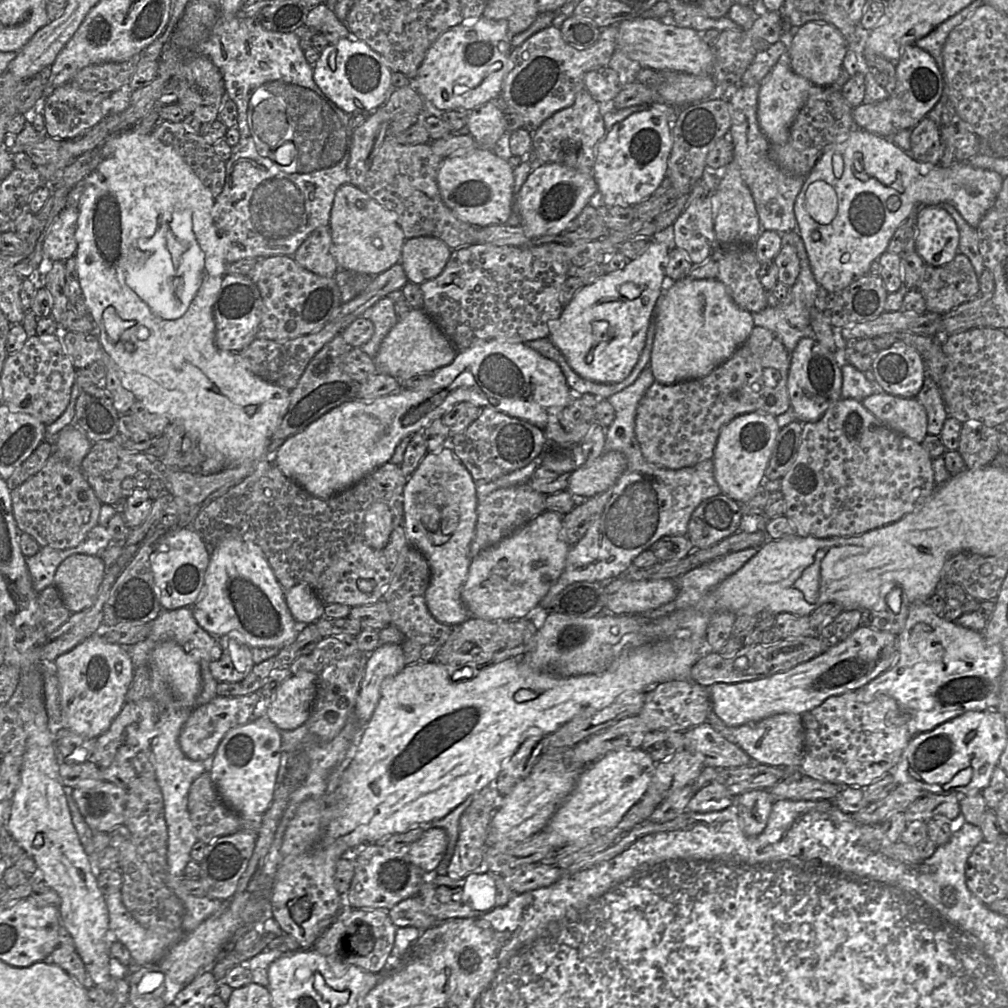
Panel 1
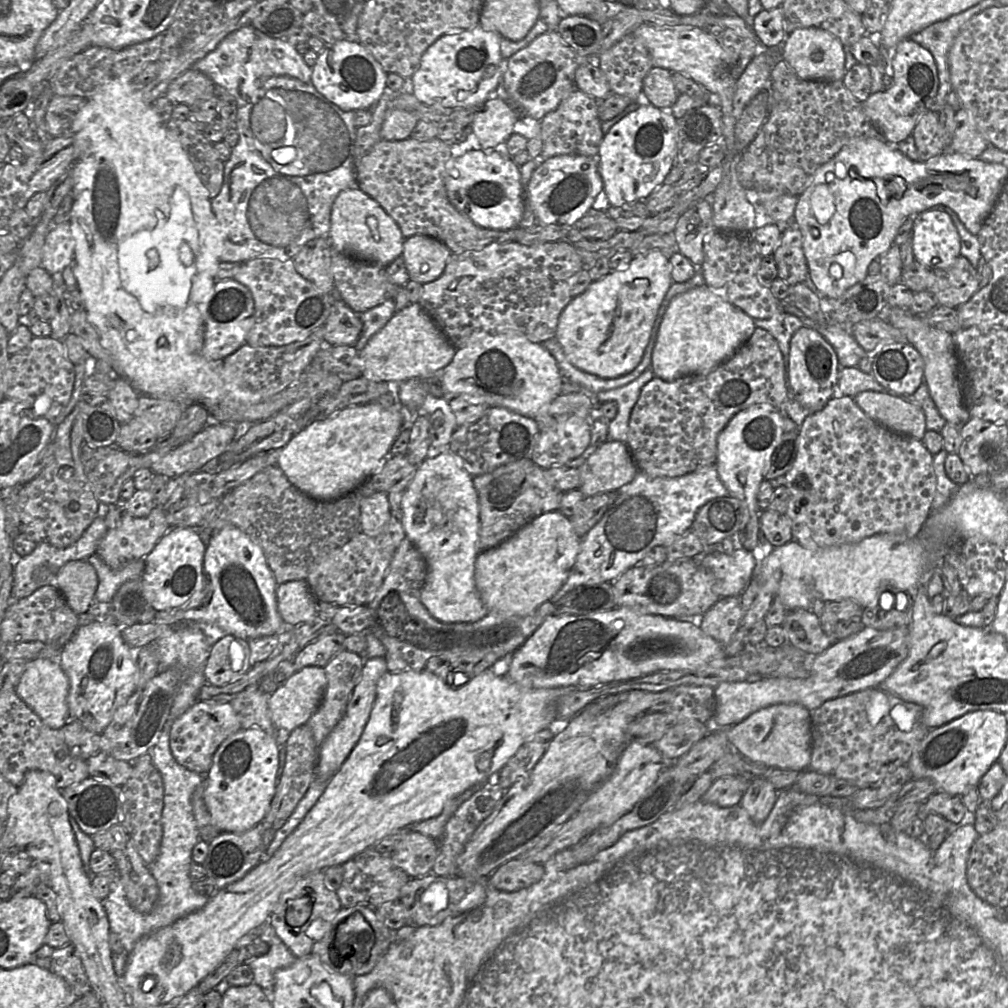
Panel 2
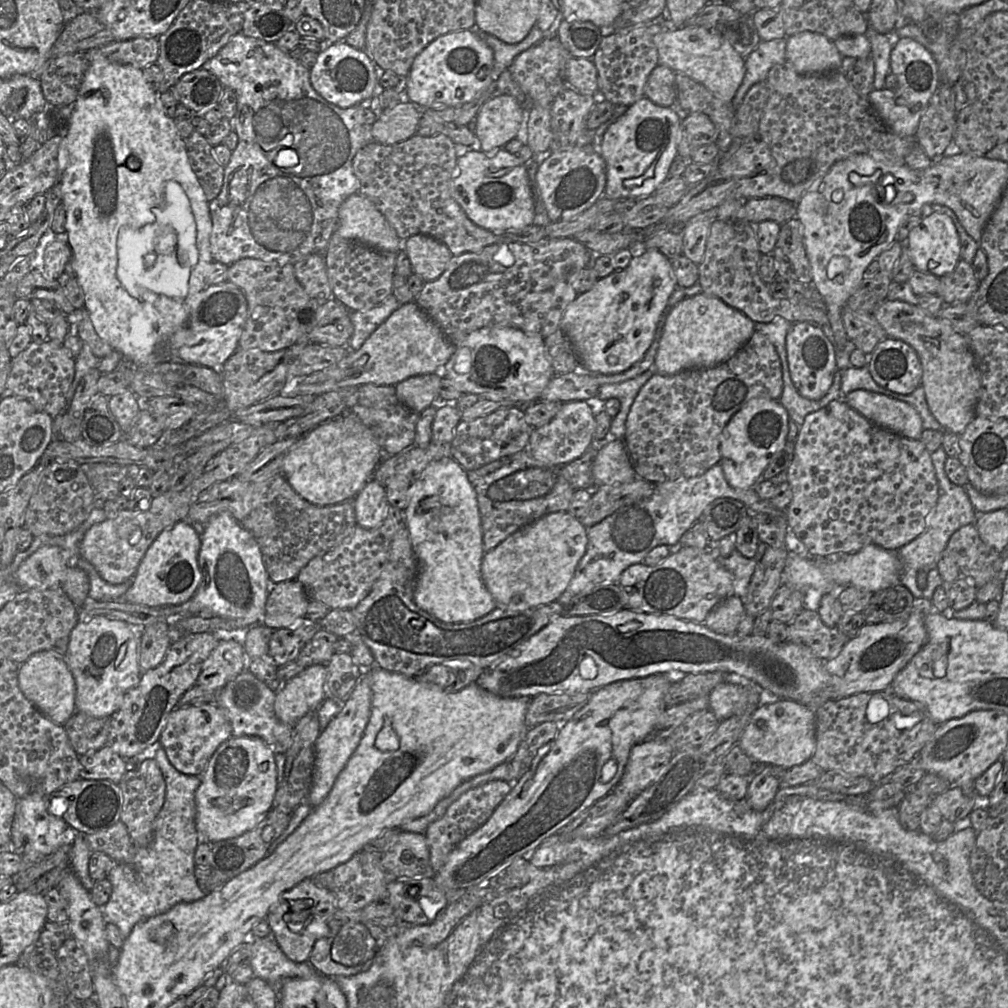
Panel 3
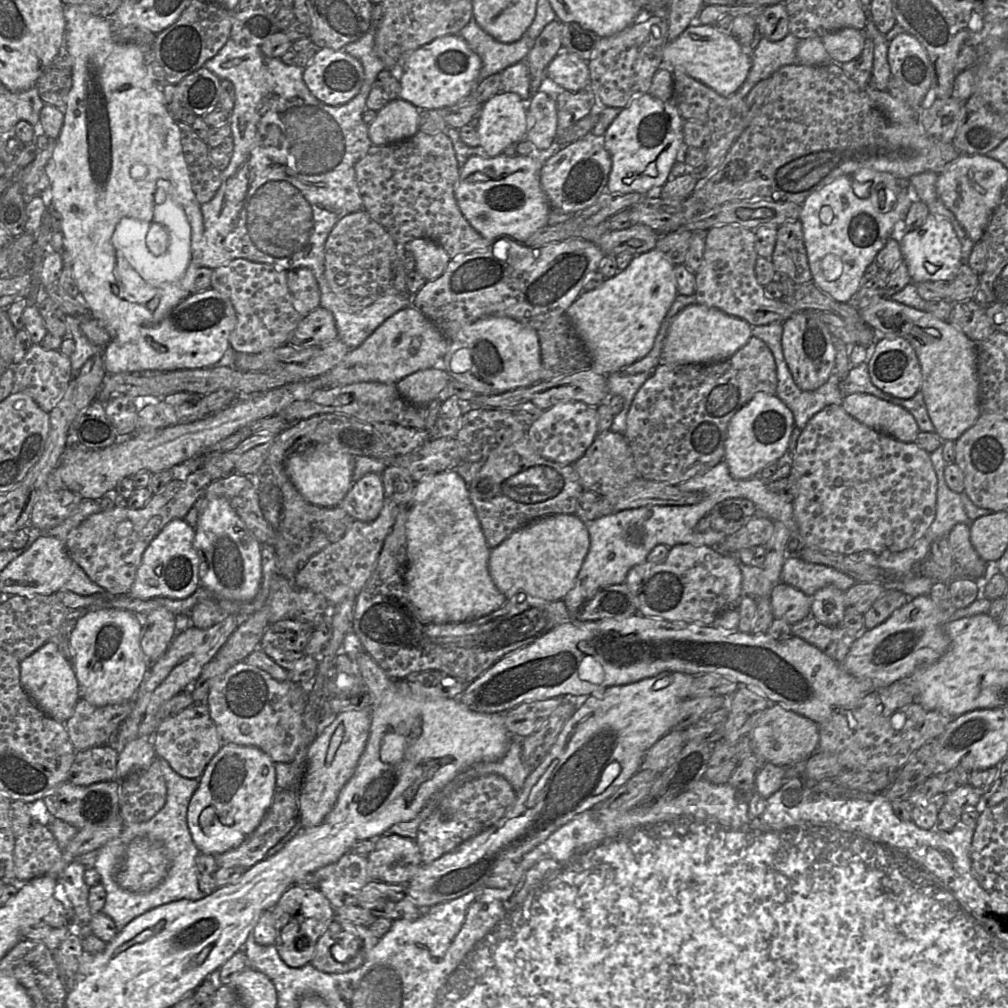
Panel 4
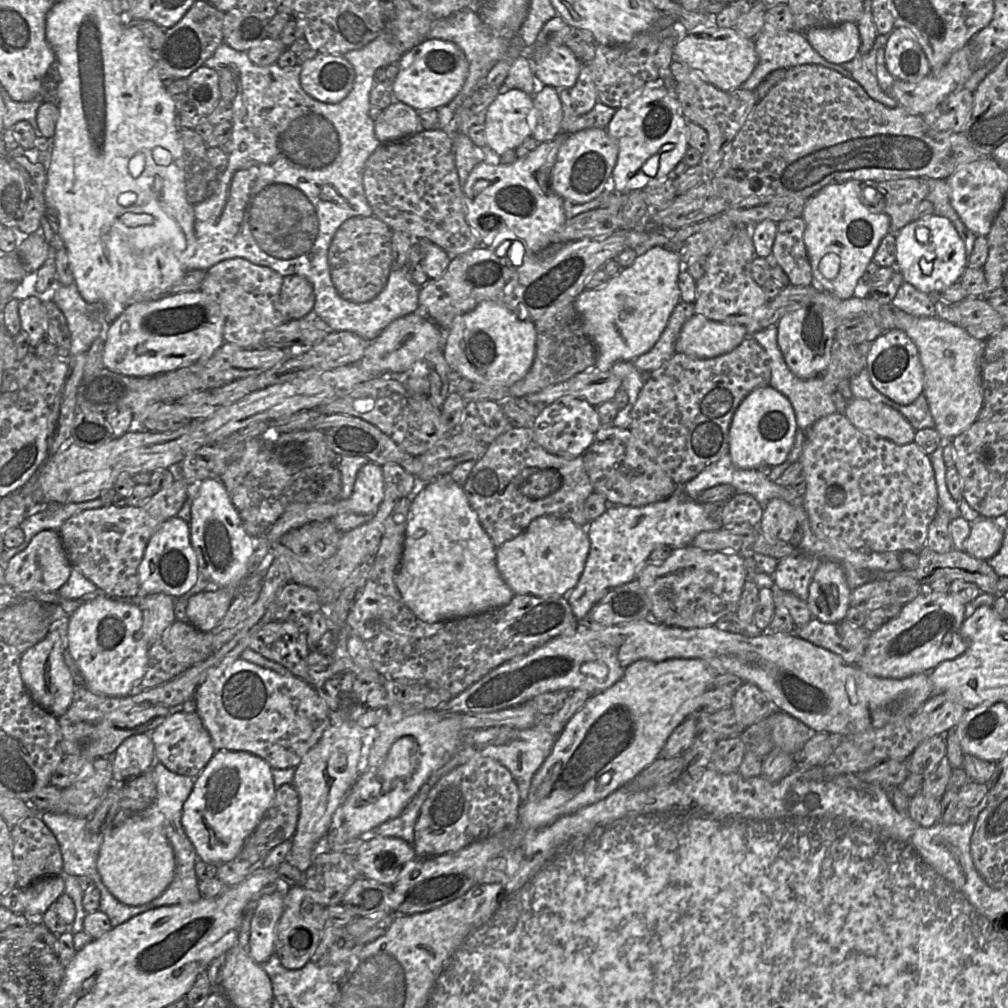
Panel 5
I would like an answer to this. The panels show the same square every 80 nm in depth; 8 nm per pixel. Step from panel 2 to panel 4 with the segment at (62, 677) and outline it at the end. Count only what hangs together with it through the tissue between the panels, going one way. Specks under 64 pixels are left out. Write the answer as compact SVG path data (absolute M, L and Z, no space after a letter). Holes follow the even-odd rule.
M49 641L20 661L20 683L30 697L45 714L65 723L73 714L80 699L79 684L72 664L59 651L55 641Z

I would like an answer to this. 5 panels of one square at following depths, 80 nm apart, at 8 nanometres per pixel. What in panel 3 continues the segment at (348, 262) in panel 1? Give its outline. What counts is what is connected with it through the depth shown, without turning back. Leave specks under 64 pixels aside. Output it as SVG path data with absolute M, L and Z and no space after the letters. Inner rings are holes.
M360 193L350 195L340 205L336 232L380 251L398 253L403 247L384 215Z

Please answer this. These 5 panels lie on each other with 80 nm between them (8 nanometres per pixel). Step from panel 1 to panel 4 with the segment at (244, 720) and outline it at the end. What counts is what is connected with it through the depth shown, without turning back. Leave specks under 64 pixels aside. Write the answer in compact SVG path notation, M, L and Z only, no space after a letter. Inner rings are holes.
M194 704L160 721L151 742L156 757L164 759L177 774L188 779L199 779L224 744L206 704Z

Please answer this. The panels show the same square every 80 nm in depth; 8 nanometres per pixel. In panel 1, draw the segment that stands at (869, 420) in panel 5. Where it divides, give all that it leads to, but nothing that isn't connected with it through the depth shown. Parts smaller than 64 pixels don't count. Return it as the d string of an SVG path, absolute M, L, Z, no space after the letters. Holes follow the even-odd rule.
M881 391L861 403L883 424L917 443L928 434L926 410L915 398L902 398Z

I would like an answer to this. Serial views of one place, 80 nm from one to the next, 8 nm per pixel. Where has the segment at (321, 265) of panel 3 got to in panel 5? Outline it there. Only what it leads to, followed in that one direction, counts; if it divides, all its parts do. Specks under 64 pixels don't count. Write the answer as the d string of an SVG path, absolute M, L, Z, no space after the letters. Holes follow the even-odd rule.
M284 277L280 292L280 311L285 320L298 320L312 315L314 304L313 286L305 277Z

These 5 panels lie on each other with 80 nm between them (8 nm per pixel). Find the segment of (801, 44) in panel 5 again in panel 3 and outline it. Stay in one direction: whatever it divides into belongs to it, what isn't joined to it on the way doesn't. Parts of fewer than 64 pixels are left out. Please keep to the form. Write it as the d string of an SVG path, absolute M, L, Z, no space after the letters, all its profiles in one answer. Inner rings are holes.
M786 38L761 41L745 58L744 79L731 102L732 106L737 108L754 84L766 81L770 69L786 61Z

